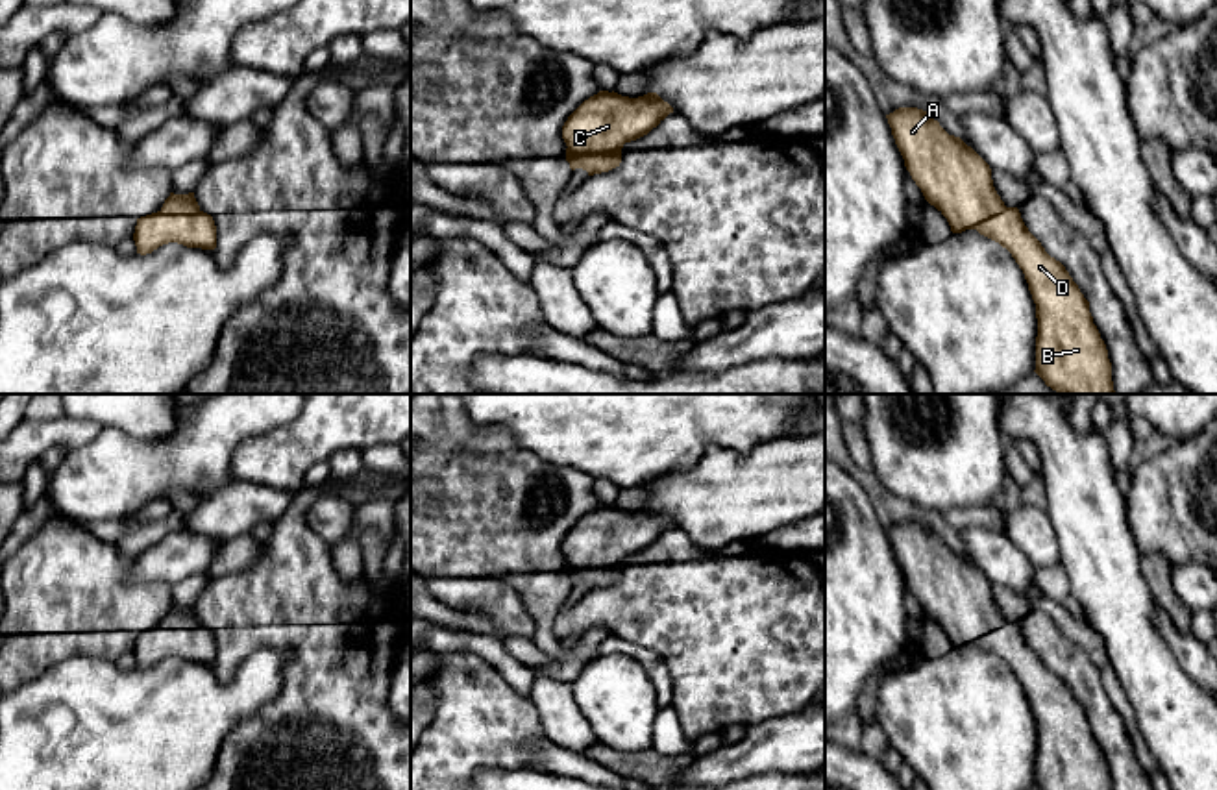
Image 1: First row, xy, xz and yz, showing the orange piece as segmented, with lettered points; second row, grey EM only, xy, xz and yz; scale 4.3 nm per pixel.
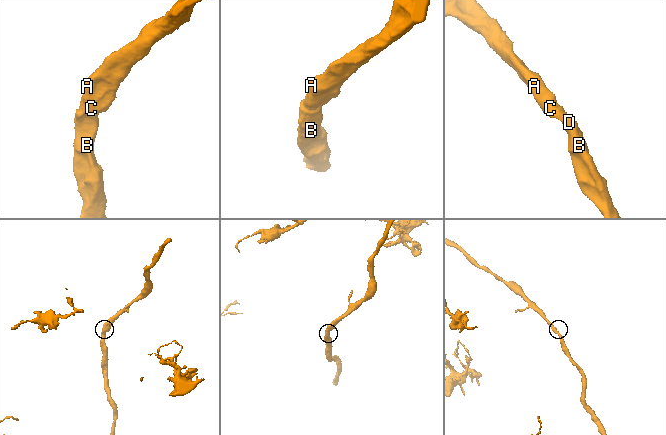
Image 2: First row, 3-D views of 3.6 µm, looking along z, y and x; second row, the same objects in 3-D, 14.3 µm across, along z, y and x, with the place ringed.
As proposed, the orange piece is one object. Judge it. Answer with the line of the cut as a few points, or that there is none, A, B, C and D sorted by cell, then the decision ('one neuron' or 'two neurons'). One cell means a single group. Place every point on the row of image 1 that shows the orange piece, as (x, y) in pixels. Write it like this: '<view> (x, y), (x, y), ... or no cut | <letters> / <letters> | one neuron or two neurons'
no cut | A B C D | one neuron

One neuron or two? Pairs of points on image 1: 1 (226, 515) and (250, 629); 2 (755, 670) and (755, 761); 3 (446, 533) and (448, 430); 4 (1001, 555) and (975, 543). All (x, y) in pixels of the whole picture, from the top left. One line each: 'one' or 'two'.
1: two
2: two
3: one
4: one

